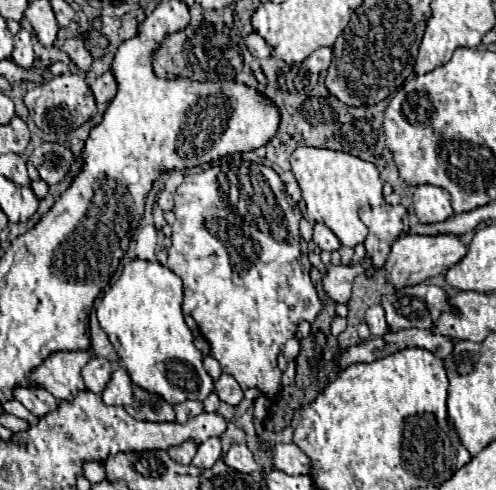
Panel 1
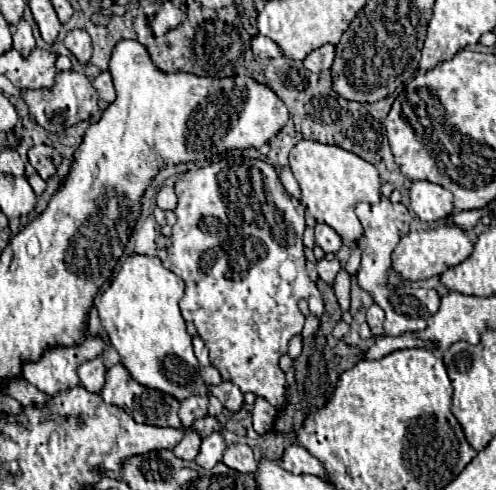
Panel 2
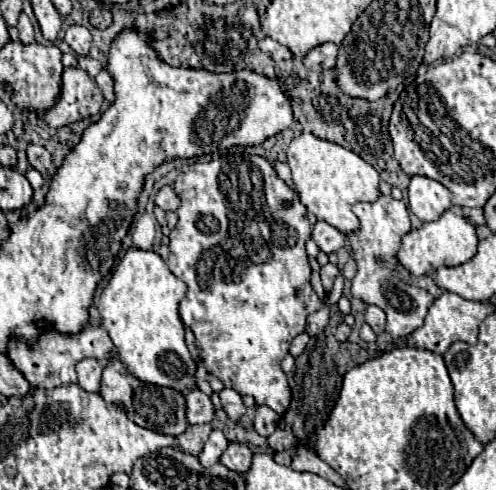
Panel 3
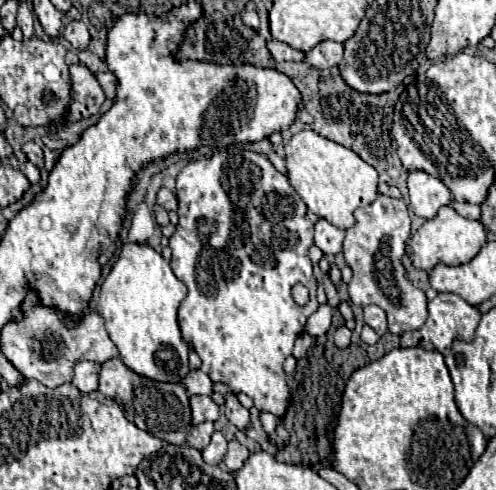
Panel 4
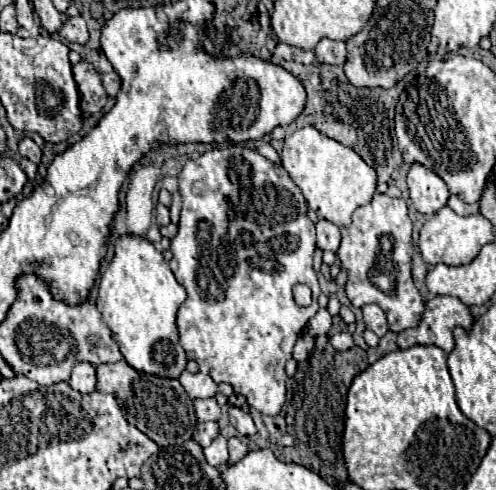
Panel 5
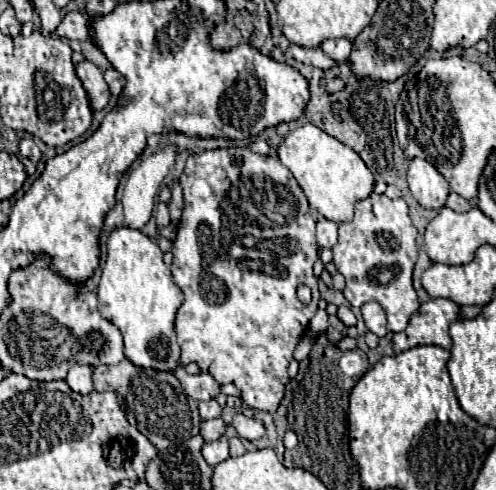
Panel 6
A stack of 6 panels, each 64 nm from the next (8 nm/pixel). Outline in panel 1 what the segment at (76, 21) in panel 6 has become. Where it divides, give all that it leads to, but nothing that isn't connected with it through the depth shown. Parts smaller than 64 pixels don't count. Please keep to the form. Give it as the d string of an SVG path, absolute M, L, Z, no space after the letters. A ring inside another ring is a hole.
M74 36L74 38L68 38L62 46L62 50L76 62L76 66L82 70L82 72L88 72L90 70L90 64L92 64L92 56L86 48L86 42L84 42L84 36Z

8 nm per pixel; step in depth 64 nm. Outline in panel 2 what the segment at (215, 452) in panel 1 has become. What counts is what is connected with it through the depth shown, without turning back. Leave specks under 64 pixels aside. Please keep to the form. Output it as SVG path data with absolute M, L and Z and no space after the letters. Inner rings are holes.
M212 432L202 440L202 448L200 448L200 454L196 456L196 464L206 470L212 470L222 460L224 450L226 450L224 436L220 432Z

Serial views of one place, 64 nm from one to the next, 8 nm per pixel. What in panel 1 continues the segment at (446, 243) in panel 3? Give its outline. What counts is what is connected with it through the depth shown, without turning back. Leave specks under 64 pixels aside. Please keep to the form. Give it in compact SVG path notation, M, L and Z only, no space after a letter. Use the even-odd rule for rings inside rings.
M406 234L406 236L400 236L392 244L392 252L390 252L384 268L388 272L388 280L396 288L404 288L404 286L420 284L432 276L444 274L450 266L458 264L466 256L466 252L468 252L468 246L456 234L436 234L436 236Z

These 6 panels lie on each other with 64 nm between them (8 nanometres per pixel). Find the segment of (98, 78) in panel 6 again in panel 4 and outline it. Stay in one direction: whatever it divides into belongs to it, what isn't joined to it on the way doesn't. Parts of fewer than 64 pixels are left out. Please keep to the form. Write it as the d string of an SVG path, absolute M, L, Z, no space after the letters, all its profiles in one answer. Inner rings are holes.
M84 64L70 66L70 82L72 82L72 108L68 114L68 122L90 118L100 112L106 96L96 80L96 76Z

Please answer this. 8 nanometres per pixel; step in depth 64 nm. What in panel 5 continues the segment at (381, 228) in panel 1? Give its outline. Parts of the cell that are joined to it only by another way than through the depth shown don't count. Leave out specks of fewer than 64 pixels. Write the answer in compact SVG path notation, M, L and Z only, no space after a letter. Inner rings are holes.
M376 192L366 206L356 208L352 224L340 228L340 232L342 242L336 256L348 272L346 296L352 306L378 304L386 312L392 332L414 328L422 316L424 300L412 284L412 220L406 200Z

